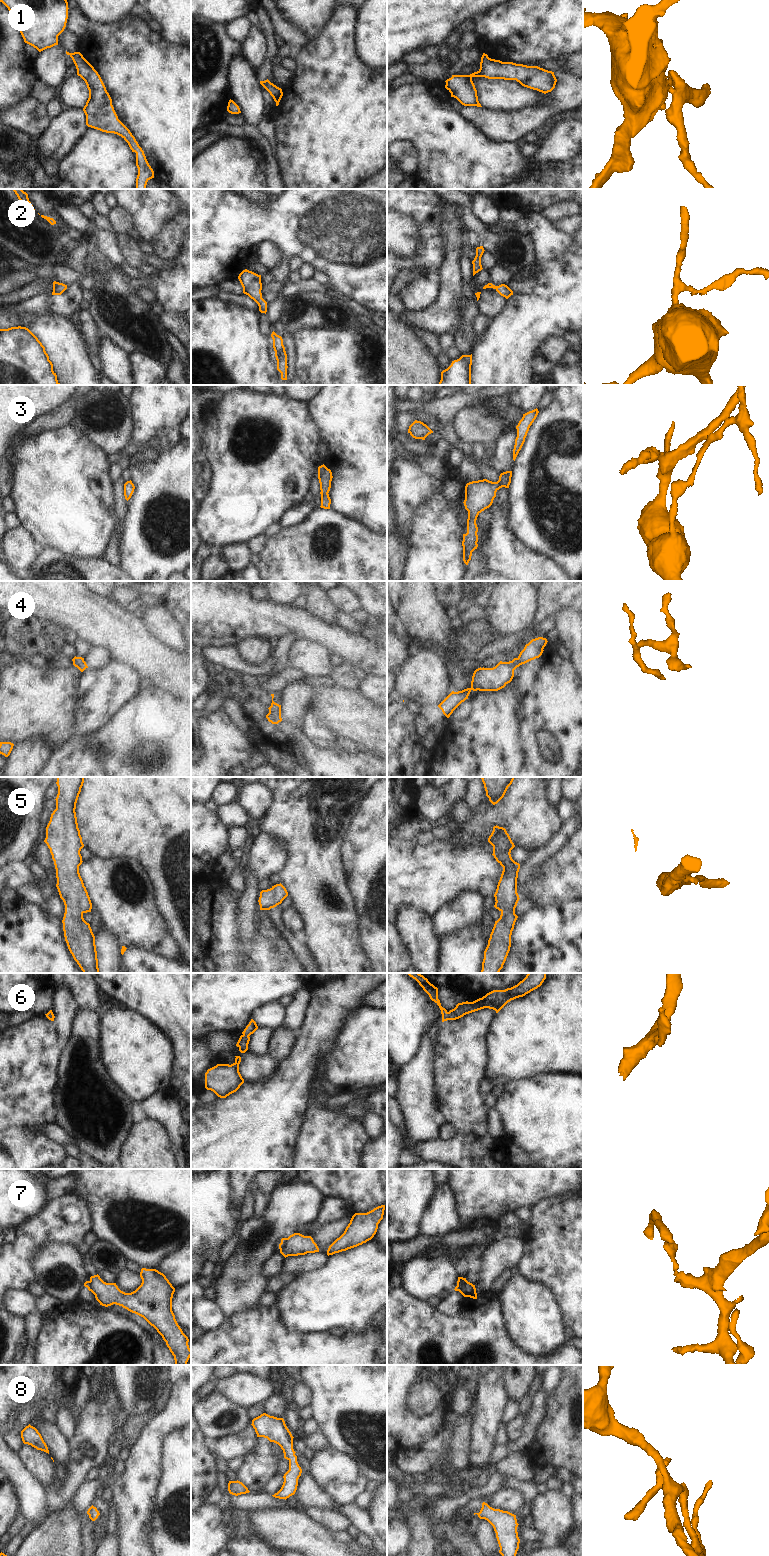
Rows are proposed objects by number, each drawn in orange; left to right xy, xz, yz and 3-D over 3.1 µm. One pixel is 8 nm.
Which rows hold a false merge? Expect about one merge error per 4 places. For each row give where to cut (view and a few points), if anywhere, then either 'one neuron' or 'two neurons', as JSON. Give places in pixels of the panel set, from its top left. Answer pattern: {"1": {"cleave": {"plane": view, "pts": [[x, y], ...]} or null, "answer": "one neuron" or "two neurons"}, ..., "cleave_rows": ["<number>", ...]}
{"1": {"cleave": null, "answer": "one neuron"}, "2": {"cleave": null, "answer": "one neuron"}, "3": {"cleave": null, "answer": "one neuron"}, "4": {"cleave": null, "answer": "one neuron"}, "5": {"cleave": null, "answer": "one neuron"}, "6": {"cleave": null, "answer": "one neuron"}, "7": {"cleave": {"plane": "xz", "pts": [[287, 1238], [280, 1250]]}, "answer": "two neurons"}, "8": {"cleave": null, "answer": "one neuron"}, "cleave_rows": ["7"]}

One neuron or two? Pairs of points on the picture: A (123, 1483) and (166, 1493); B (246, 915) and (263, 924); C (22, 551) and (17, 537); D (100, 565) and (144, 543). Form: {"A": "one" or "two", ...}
{"A": "two", "B": "two", "C": "one", "D": "two"}

